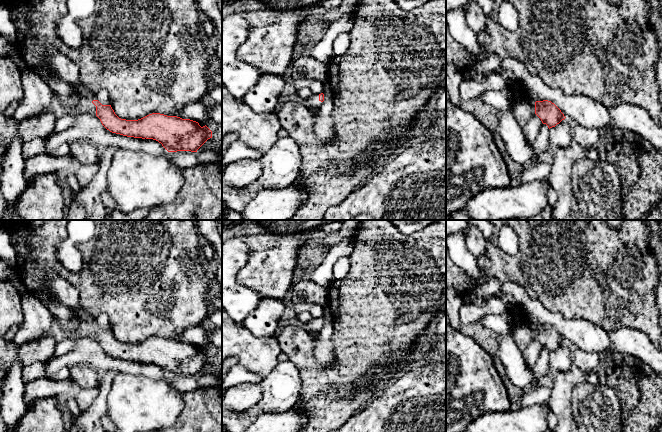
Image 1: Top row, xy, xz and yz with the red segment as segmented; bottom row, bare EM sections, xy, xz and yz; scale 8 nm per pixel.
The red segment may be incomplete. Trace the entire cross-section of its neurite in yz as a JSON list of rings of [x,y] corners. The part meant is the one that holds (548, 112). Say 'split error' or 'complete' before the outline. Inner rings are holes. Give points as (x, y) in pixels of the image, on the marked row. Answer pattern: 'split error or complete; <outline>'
complete; [[[543,100],[535,102],[535,114],[548,128],[555,127],[566,117],[561,110],[551,101]]]

